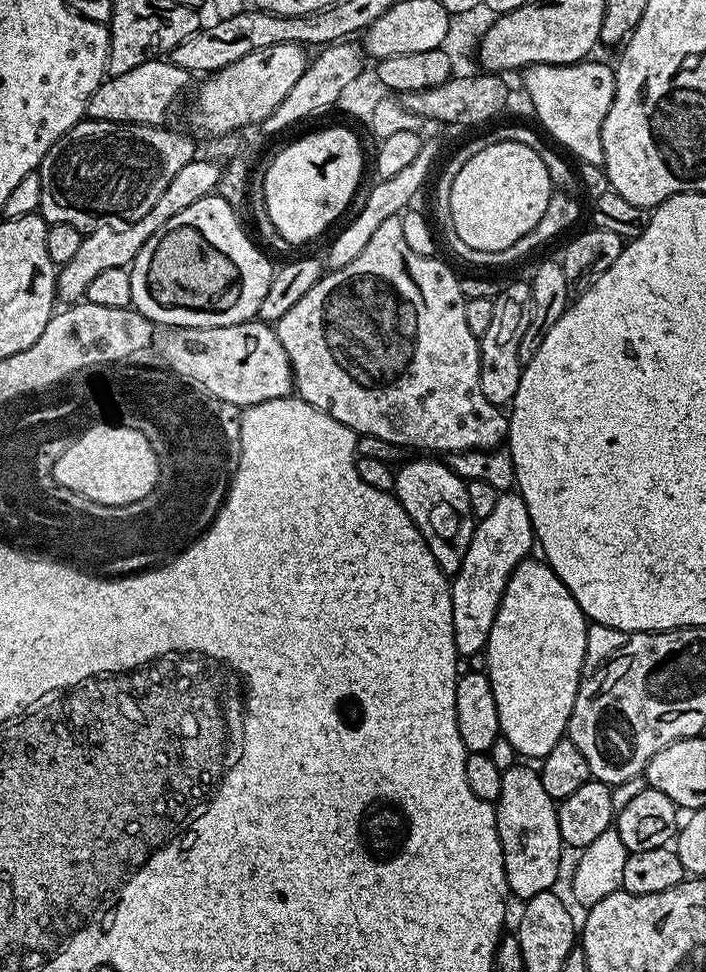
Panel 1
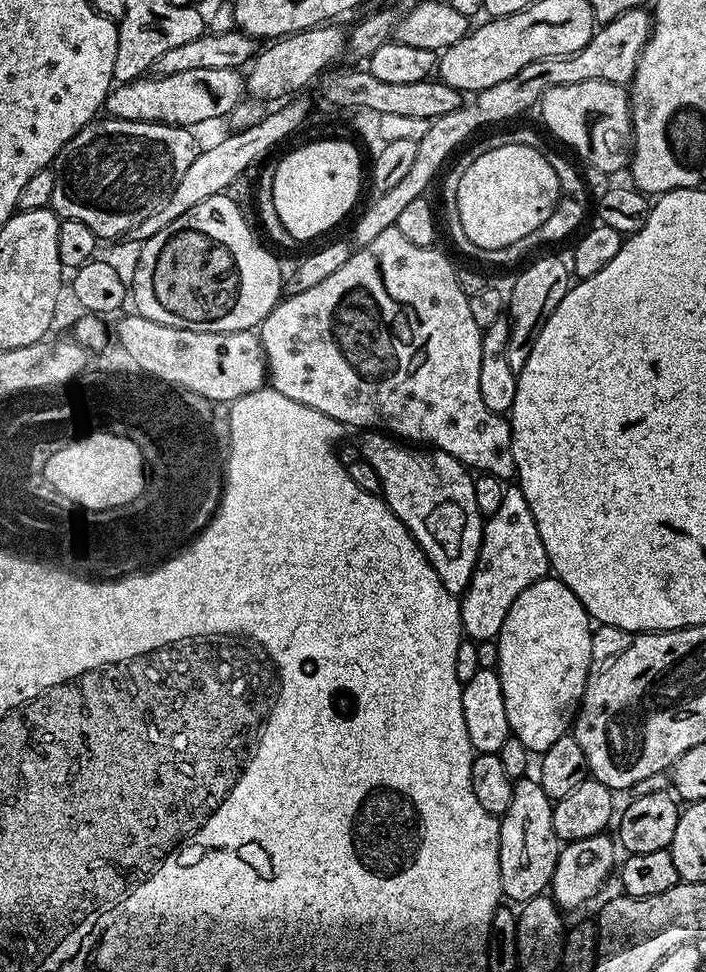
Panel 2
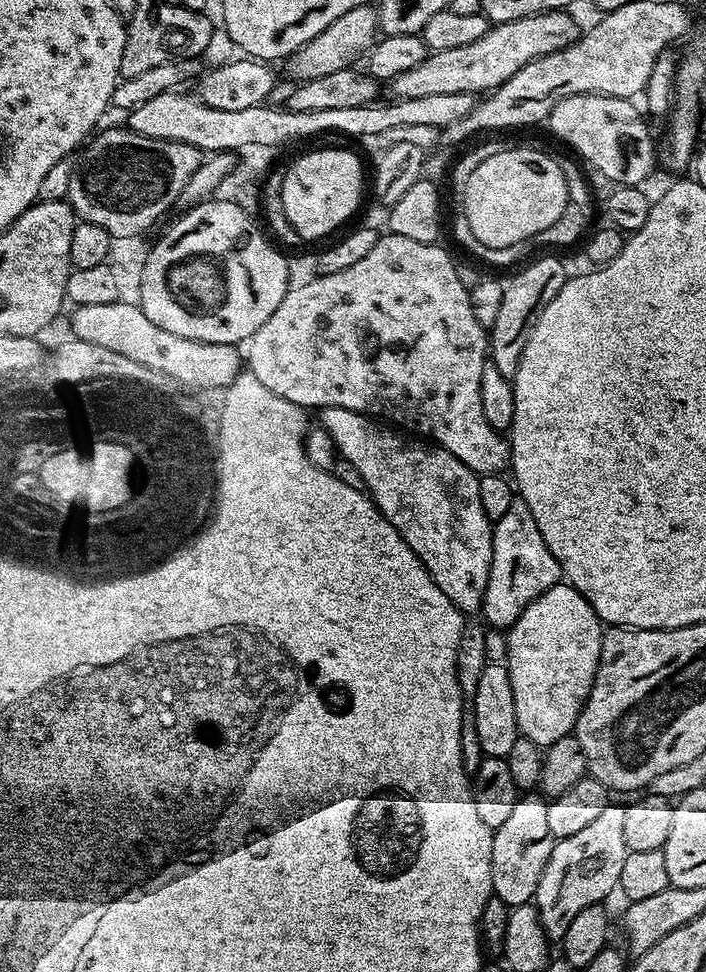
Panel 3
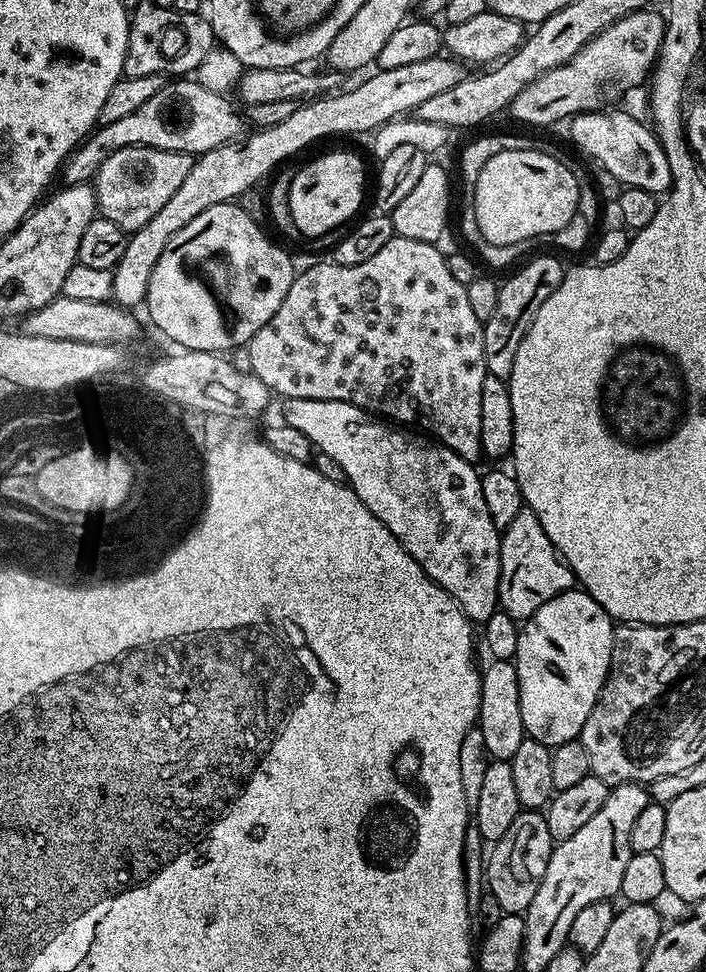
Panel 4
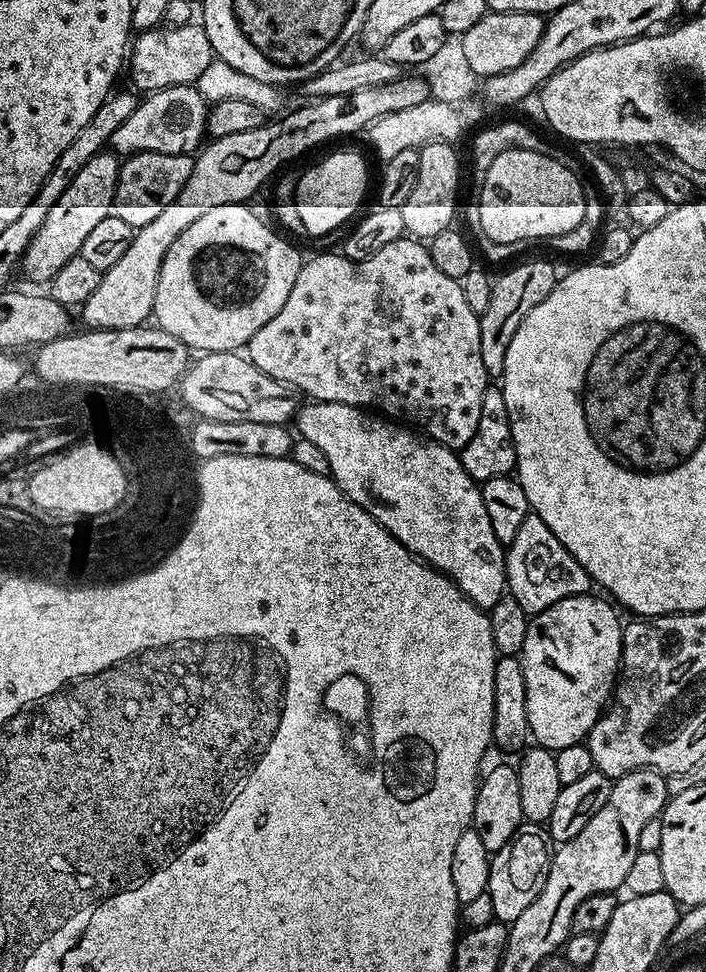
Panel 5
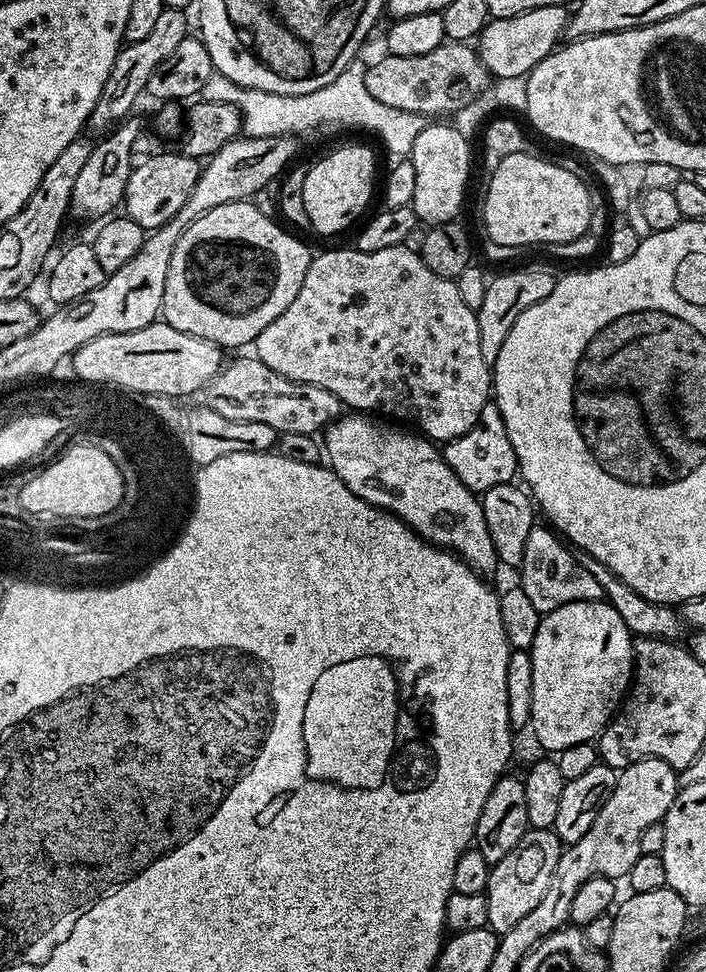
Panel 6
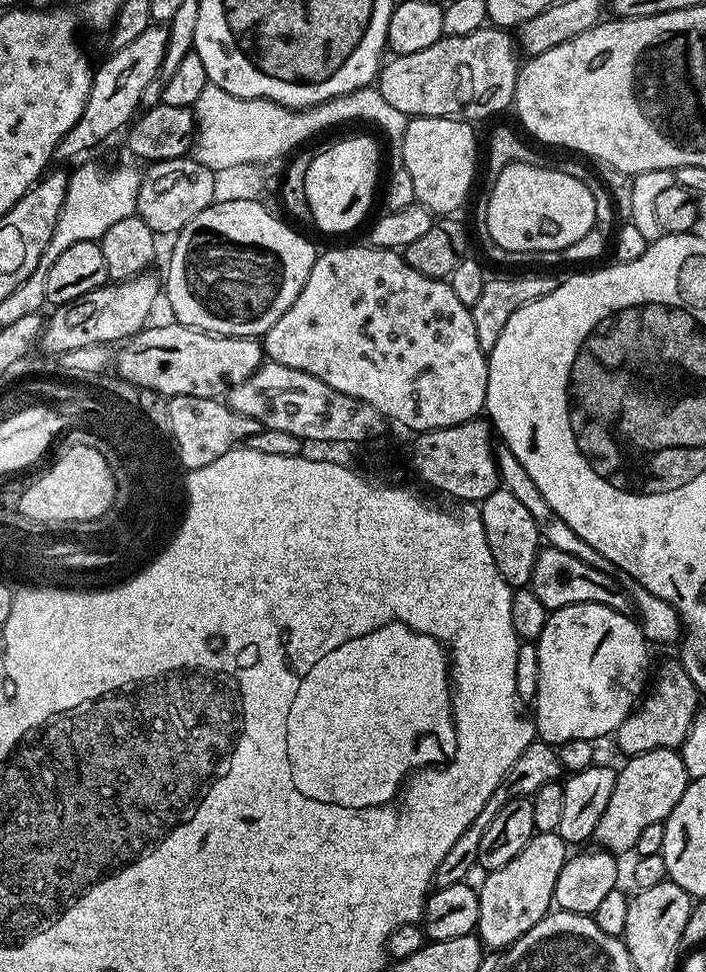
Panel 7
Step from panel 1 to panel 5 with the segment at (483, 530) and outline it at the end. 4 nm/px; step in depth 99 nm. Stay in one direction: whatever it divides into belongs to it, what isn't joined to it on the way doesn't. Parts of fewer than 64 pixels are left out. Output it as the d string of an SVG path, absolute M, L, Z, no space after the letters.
M530 514L518 526L518 534L514 534L512 543L507 545L505 558L505 574L507 576L507 595L514 598L522 606L522 610L535 614L554 606L554 602L562 602L562 598L583 596L593 587L592 579L578 566L578 562L550 534L550 526L542 522L535 514Z

